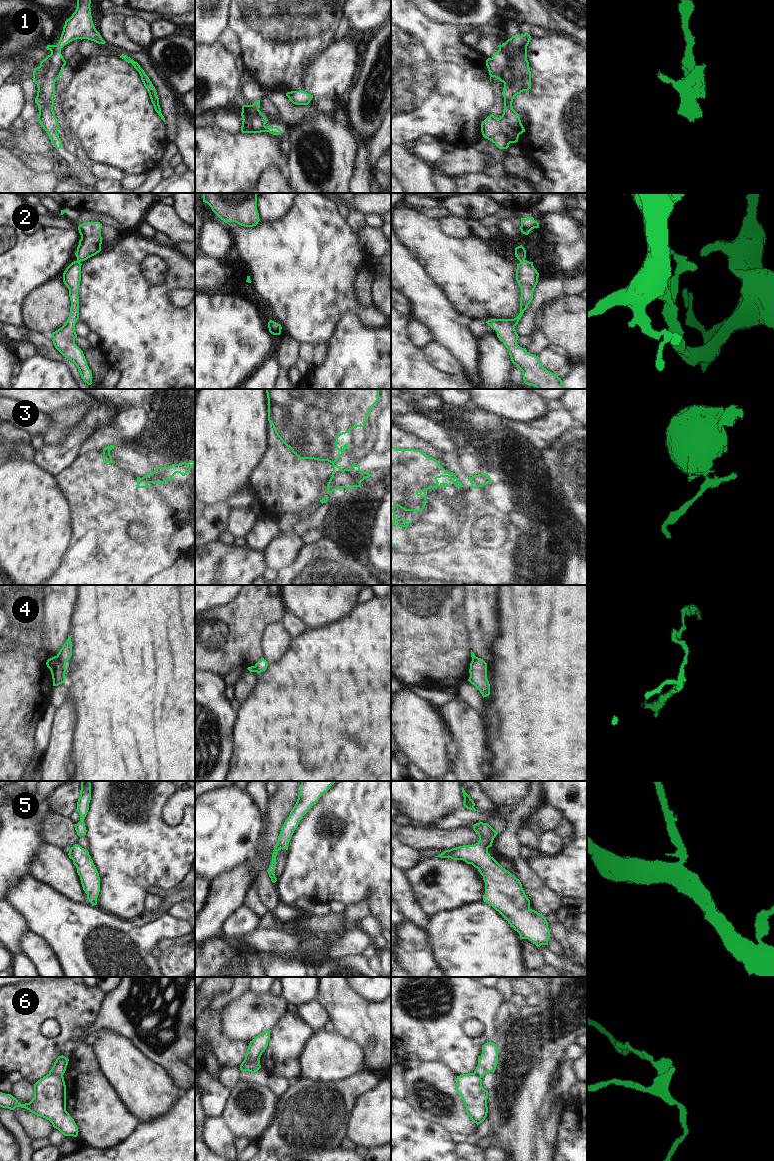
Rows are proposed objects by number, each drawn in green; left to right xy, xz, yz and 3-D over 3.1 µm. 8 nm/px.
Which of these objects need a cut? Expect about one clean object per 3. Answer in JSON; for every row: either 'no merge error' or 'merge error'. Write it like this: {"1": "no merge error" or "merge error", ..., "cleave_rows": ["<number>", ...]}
{"1": "no merge error", "2": "no merge error", "3": "merge error", "4": "merge error", "5": "no merge error", "6": "merge error", "cleave_rows": ["3", "4", "6"]}

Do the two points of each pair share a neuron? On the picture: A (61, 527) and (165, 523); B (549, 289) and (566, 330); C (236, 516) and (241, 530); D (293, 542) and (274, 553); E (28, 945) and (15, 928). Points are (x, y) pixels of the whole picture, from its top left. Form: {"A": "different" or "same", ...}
{"A": "different", "B": "different", "C": "same", "D": "same", "E": "different"}

